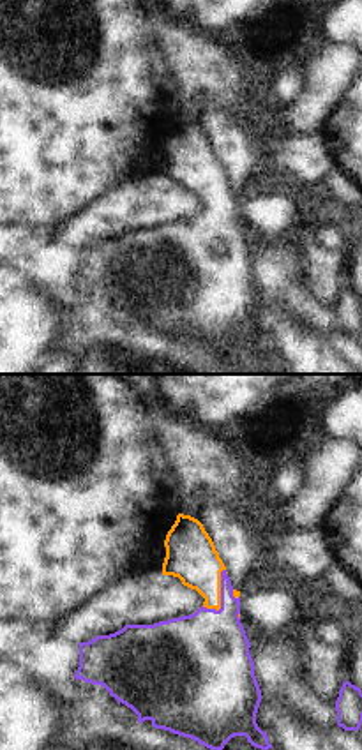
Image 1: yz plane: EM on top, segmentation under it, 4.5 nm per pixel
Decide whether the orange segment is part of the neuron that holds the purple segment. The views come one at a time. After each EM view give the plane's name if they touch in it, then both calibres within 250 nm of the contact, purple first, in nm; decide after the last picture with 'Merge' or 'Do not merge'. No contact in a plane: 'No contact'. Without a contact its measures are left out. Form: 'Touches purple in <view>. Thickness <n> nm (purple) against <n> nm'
Touches purple in yz. Thickness 360 nm (purple) against 240 nm.

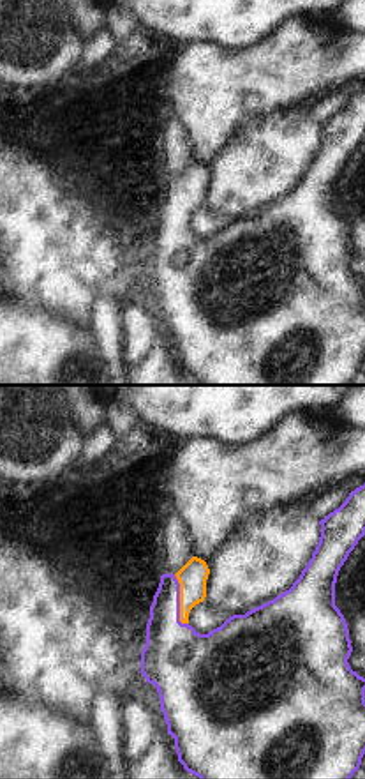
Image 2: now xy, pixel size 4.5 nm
Touches purple in xy. Thickness 300 nm (purple) against 130 nm.

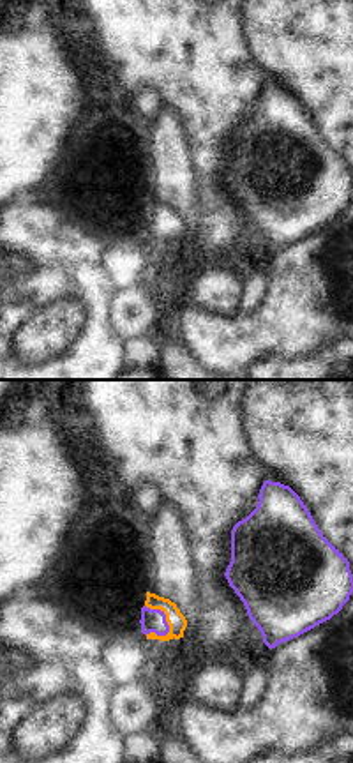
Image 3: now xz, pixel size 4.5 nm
Touches purple in xz. Thickness 110 nm (purple) against 90 nm.

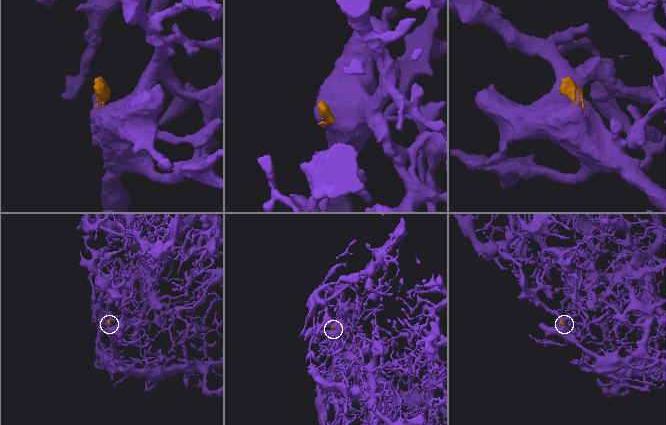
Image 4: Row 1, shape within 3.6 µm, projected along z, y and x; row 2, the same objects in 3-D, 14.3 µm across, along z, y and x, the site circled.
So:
Merge.

